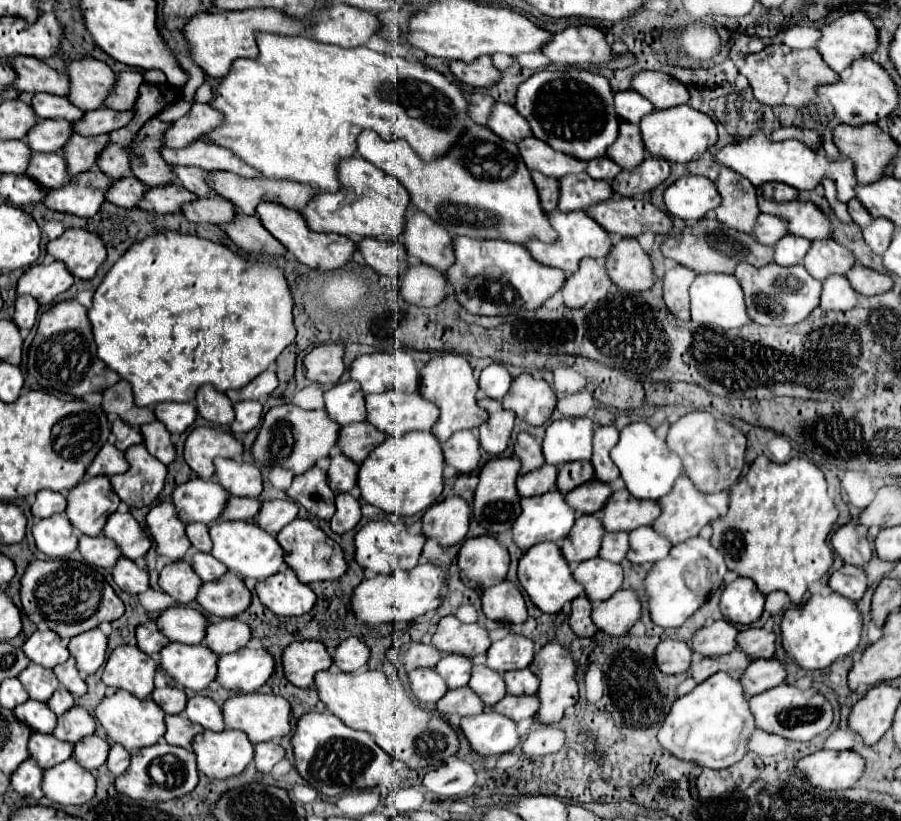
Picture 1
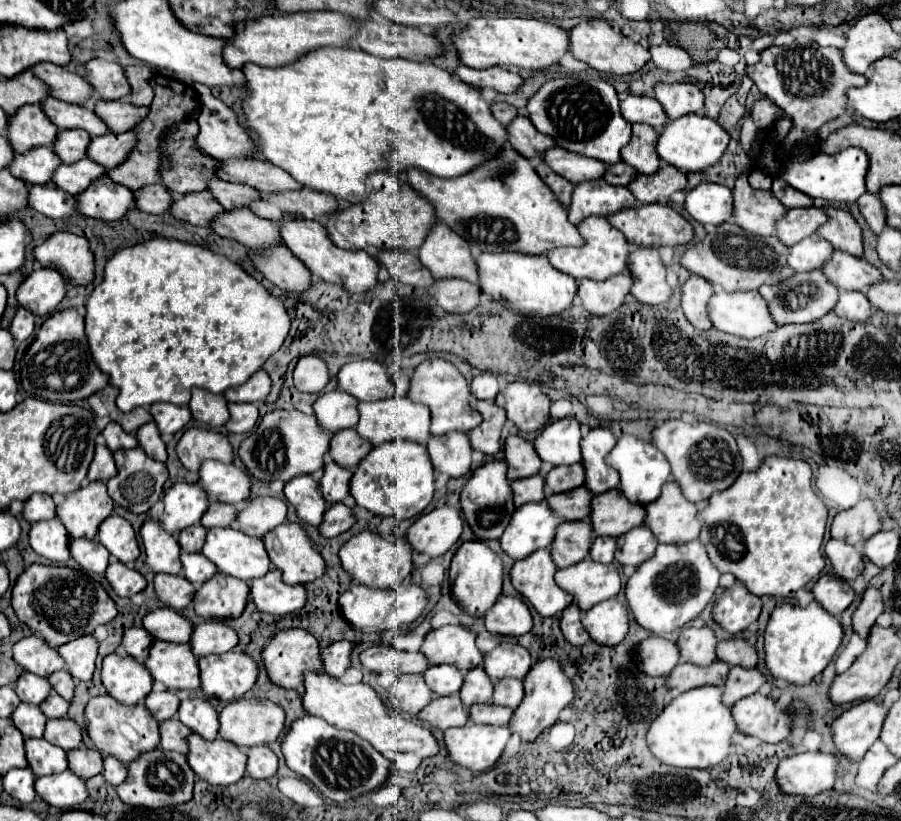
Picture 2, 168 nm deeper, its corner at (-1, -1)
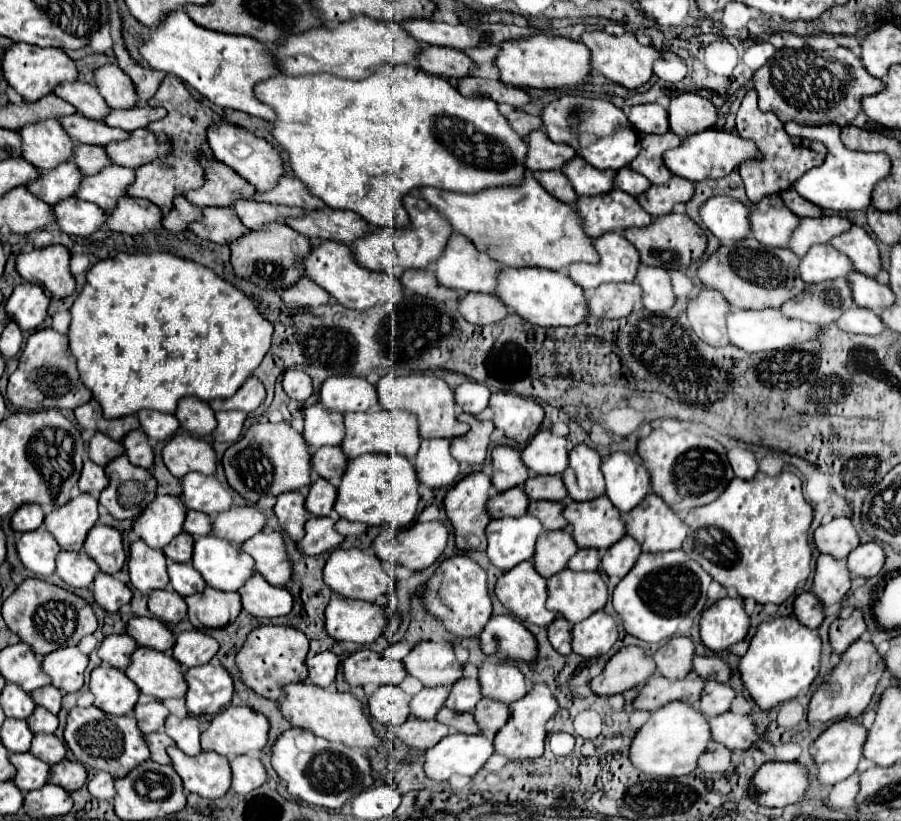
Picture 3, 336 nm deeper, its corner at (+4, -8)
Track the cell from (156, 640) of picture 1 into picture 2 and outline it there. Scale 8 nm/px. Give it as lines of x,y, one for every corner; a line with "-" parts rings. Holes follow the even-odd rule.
128,628
122,636
120,648
142,664
148,658
148,648
152,646
152,642
154,638
144,628

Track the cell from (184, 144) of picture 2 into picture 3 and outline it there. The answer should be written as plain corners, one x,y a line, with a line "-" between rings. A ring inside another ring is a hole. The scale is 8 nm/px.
203,153
197,157
205,171
205,183
195,191
183,193
183,197
191,201
191,205
229,207
235,199
249,199
255,193
255,189
243,177
239,177
231,167
223,165
217,159
209,159

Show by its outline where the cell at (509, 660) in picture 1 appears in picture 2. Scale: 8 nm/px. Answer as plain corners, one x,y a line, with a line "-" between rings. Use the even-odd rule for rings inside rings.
500,644
484,656
484,670
492,682
502,678
522,680
530,670
530,652
518,644

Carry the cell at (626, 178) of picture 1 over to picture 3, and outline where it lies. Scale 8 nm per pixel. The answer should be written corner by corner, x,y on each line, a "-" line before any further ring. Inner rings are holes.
673,175
665,185
651,185
645,193
637,197
637,201
651,217
661,217
667,215
675,203
687,203
691,195
693,183

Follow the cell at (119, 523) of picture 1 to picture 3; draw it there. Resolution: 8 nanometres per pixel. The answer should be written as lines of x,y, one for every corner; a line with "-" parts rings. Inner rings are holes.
95,525
85,539
85,553
95,559
103,573
115,575
125,563
123,537
115,527

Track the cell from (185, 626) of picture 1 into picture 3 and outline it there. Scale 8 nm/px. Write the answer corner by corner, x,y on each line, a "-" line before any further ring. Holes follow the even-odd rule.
133,617
127,623
127,633
137,639
141,647
153,647
155,651
169,653
175,645
175,635
167,629
165,623
153,617

